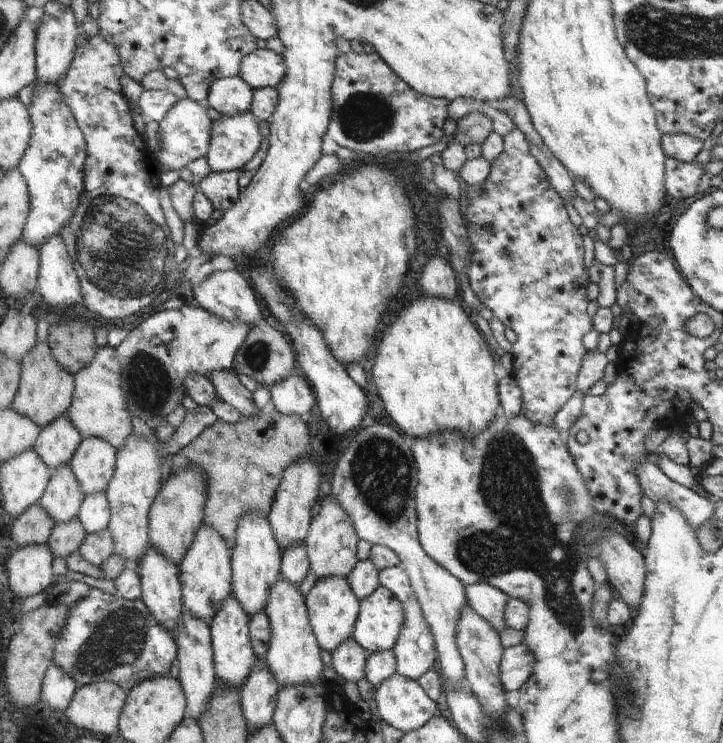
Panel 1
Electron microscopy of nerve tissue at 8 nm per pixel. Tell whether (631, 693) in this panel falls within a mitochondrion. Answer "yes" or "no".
yes

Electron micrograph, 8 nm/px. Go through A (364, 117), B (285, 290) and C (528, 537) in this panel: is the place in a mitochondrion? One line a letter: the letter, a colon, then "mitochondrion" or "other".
A: mitochondrion
B: other
C: mitochondrion

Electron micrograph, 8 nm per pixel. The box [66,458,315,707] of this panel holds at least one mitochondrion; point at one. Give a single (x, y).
(120, 639)

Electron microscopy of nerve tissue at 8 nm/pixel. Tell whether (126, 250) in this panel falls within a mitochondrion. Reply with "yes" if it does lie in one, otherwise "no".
yes

